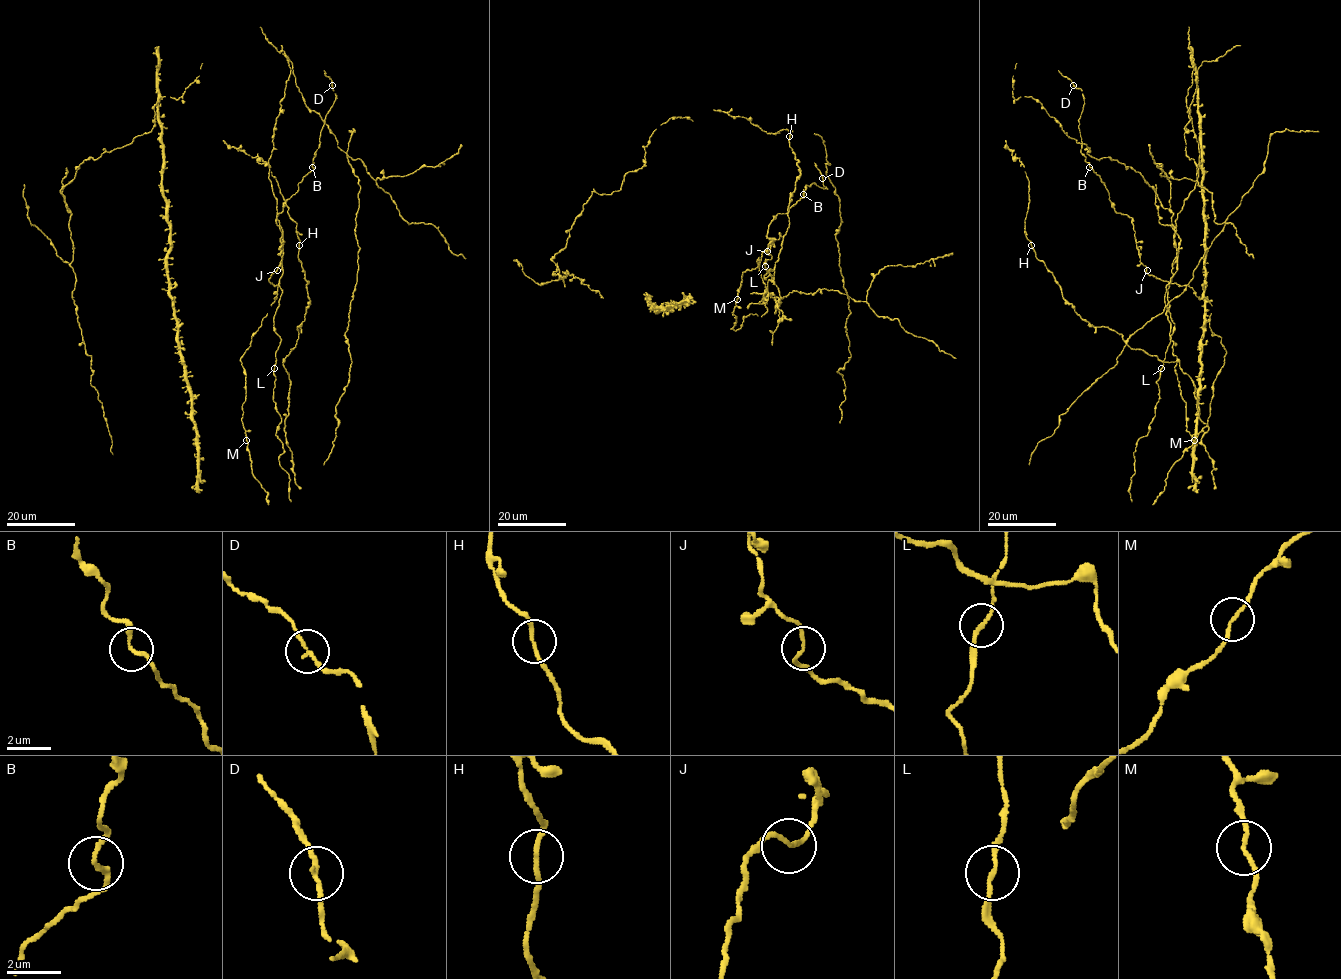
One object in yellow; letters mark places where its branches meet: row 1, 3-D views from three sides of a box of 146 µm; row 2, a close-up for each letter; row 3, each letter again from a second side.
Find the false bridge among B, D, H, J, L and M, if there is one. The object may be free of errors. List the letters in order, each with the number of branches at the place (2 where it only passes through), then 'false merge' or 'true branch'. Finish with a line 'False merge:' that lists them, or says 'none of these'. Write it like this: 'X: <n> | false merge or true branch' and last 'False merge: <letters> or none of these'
B: 2 | true branch
D: 2 | true branch
H: 2 | true branch
J: 2 | true branch
L: 2 | true branch
M: 2 | true branch
False merge: none of these

